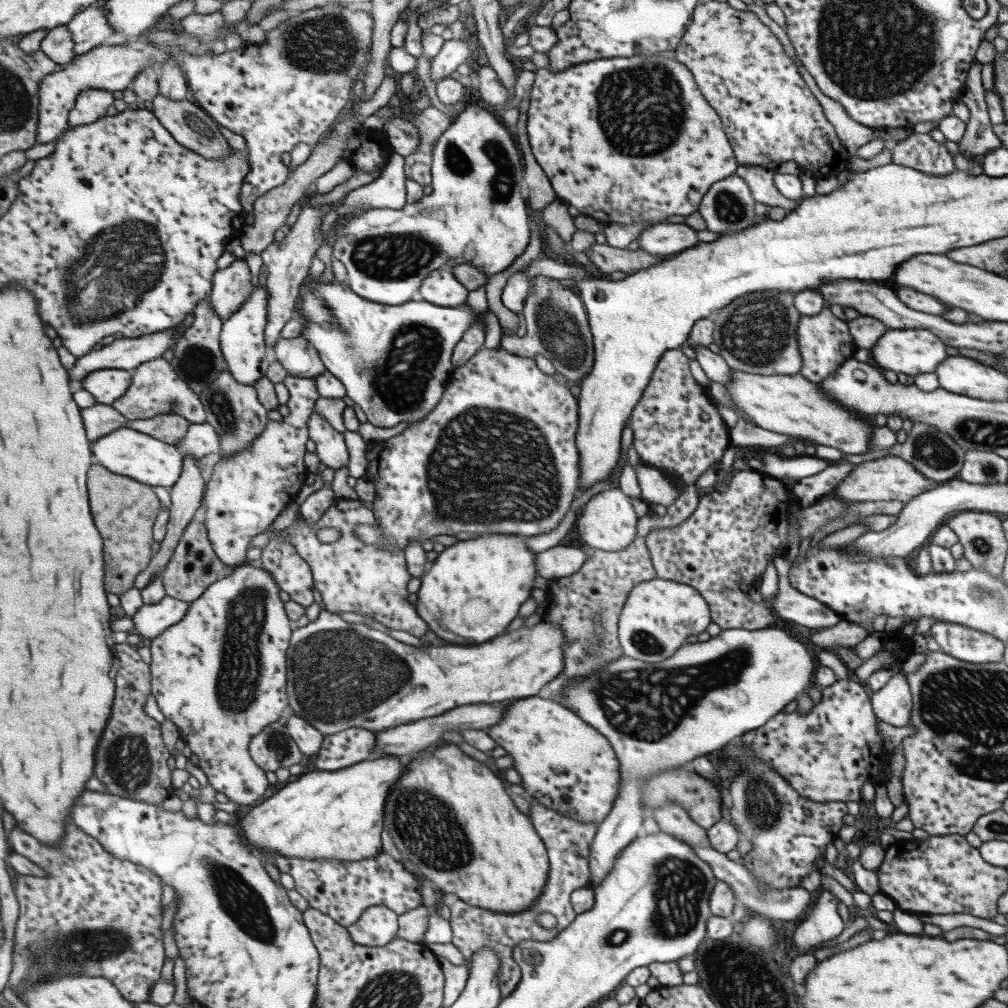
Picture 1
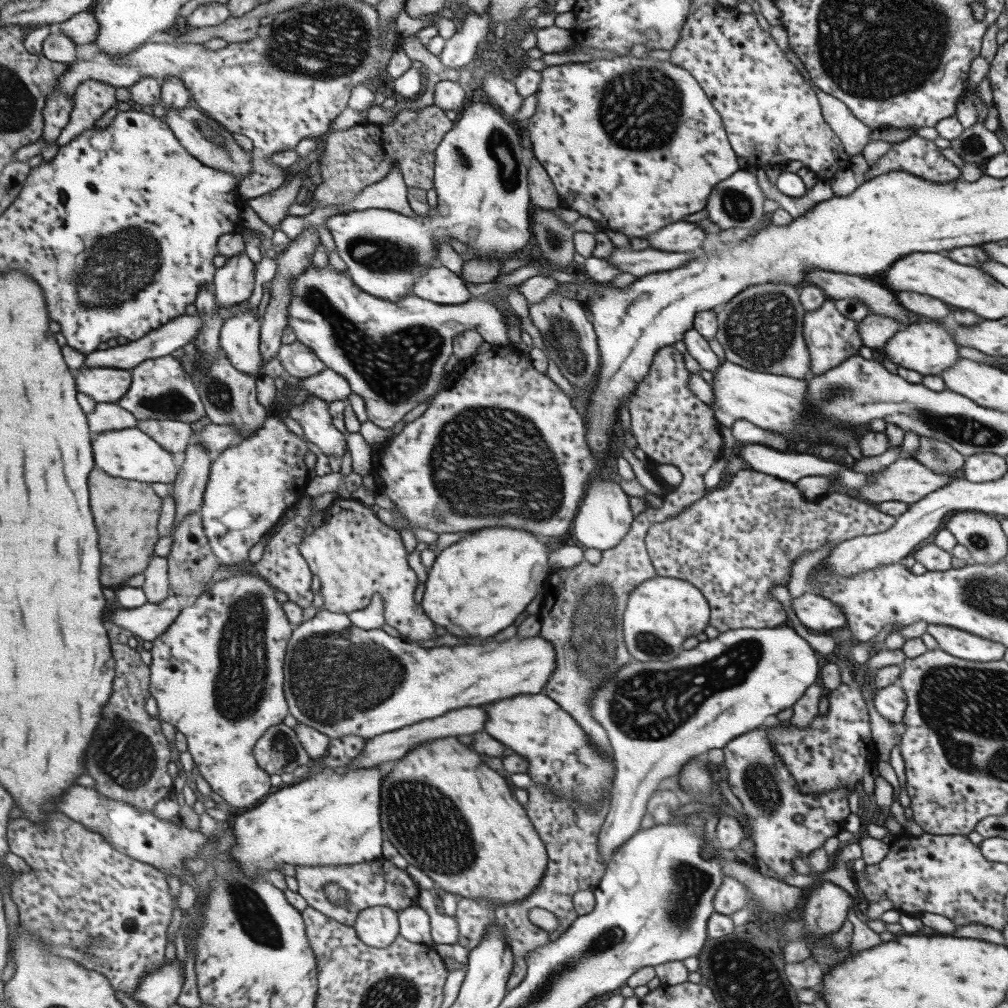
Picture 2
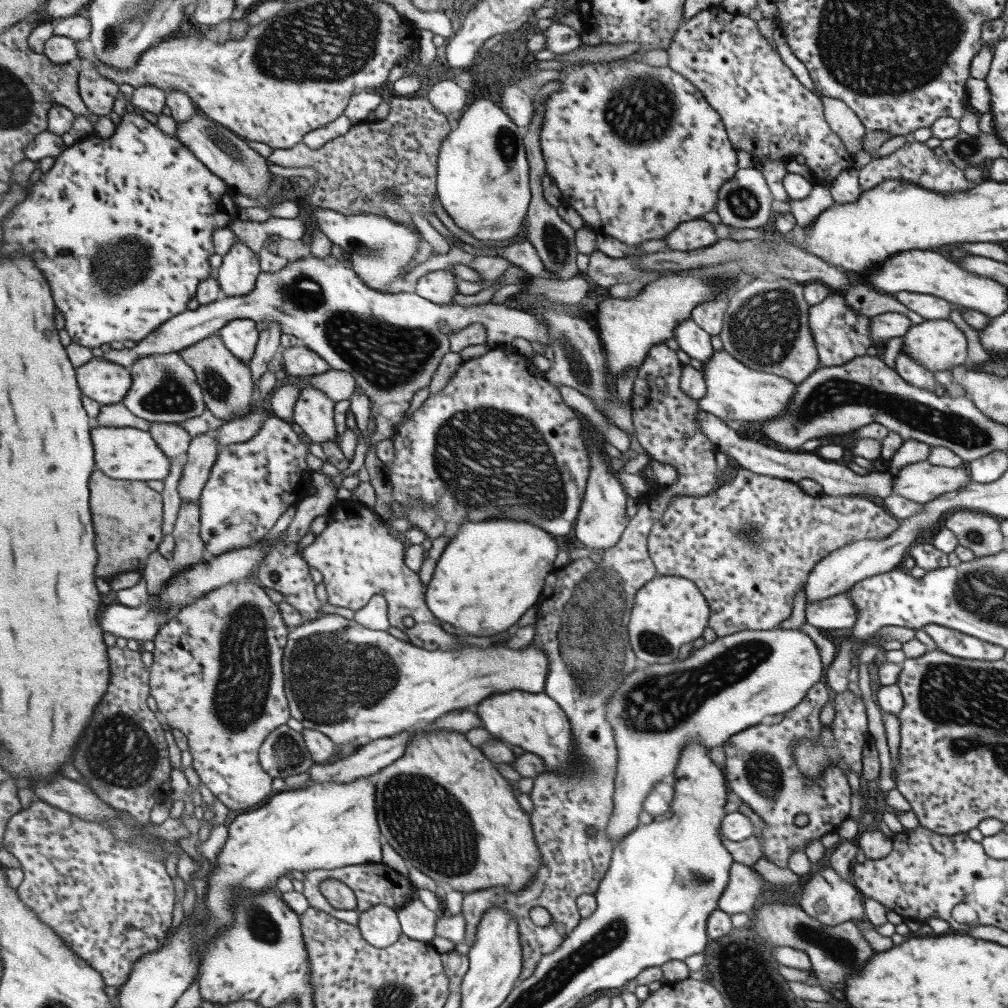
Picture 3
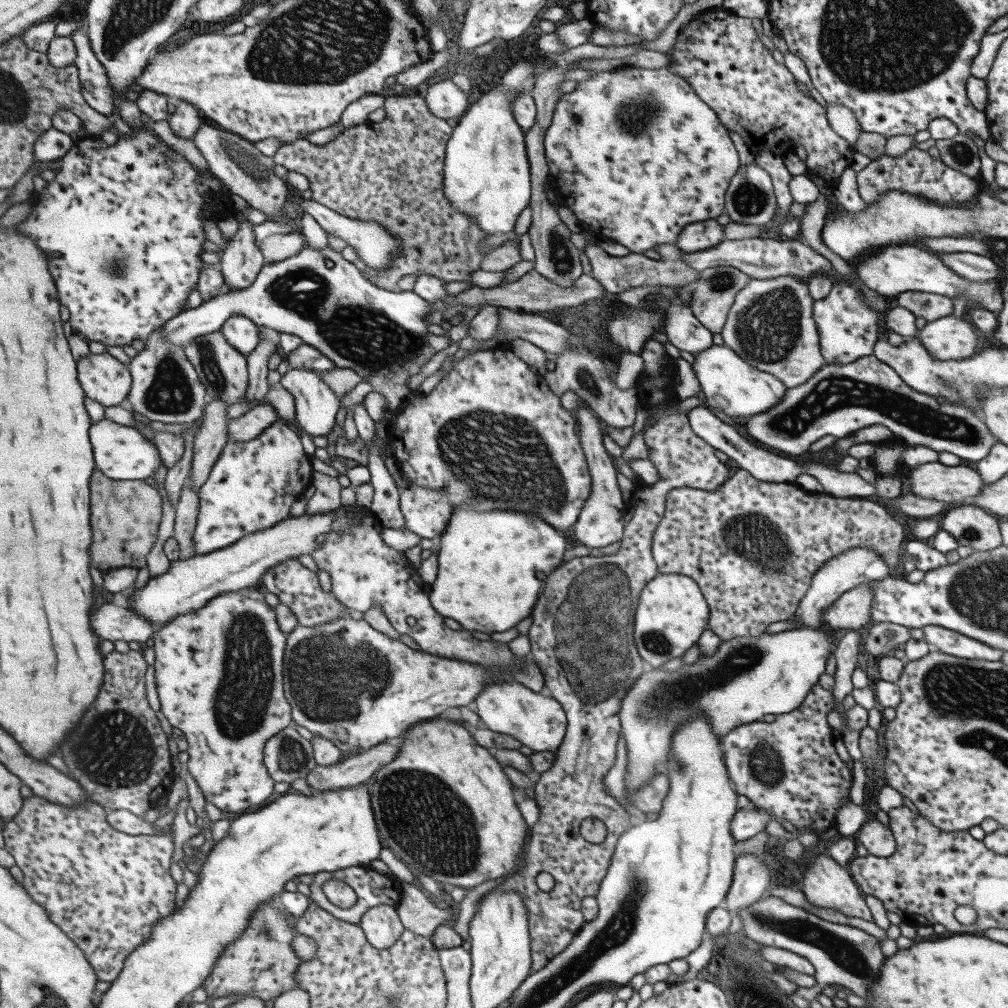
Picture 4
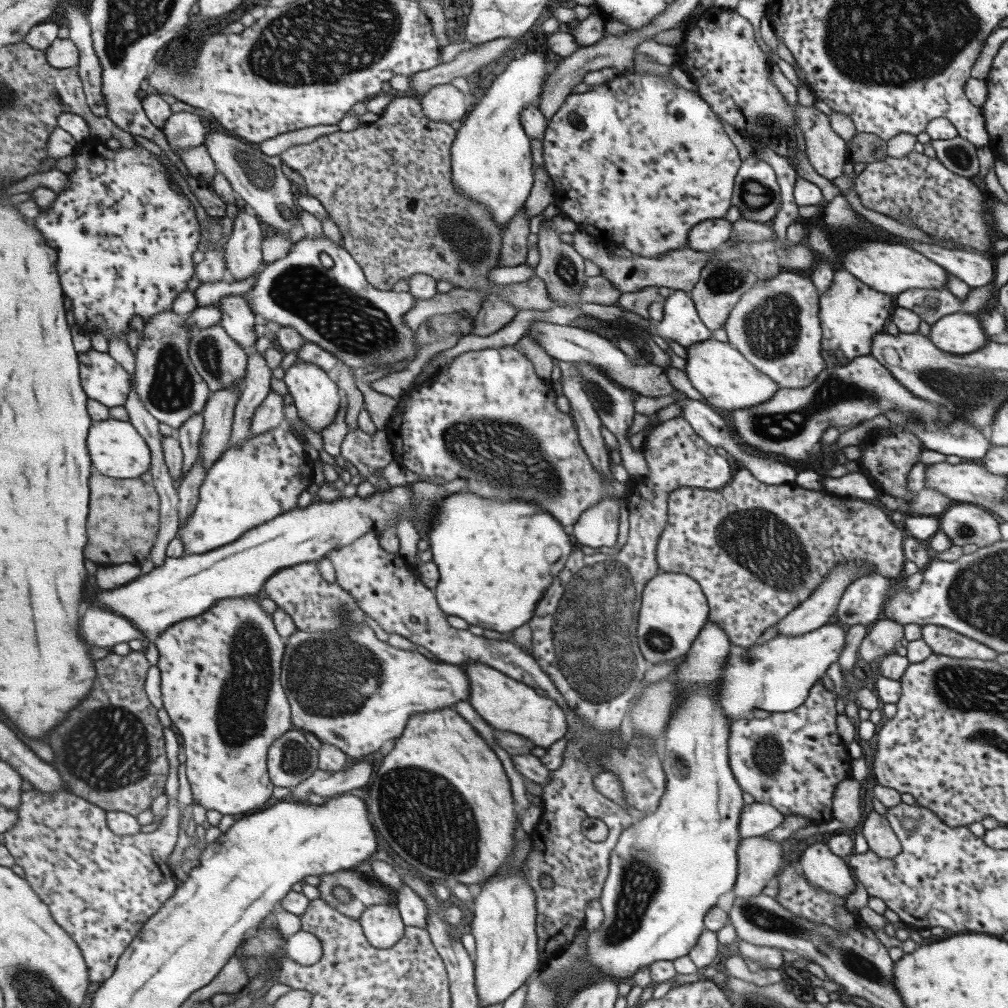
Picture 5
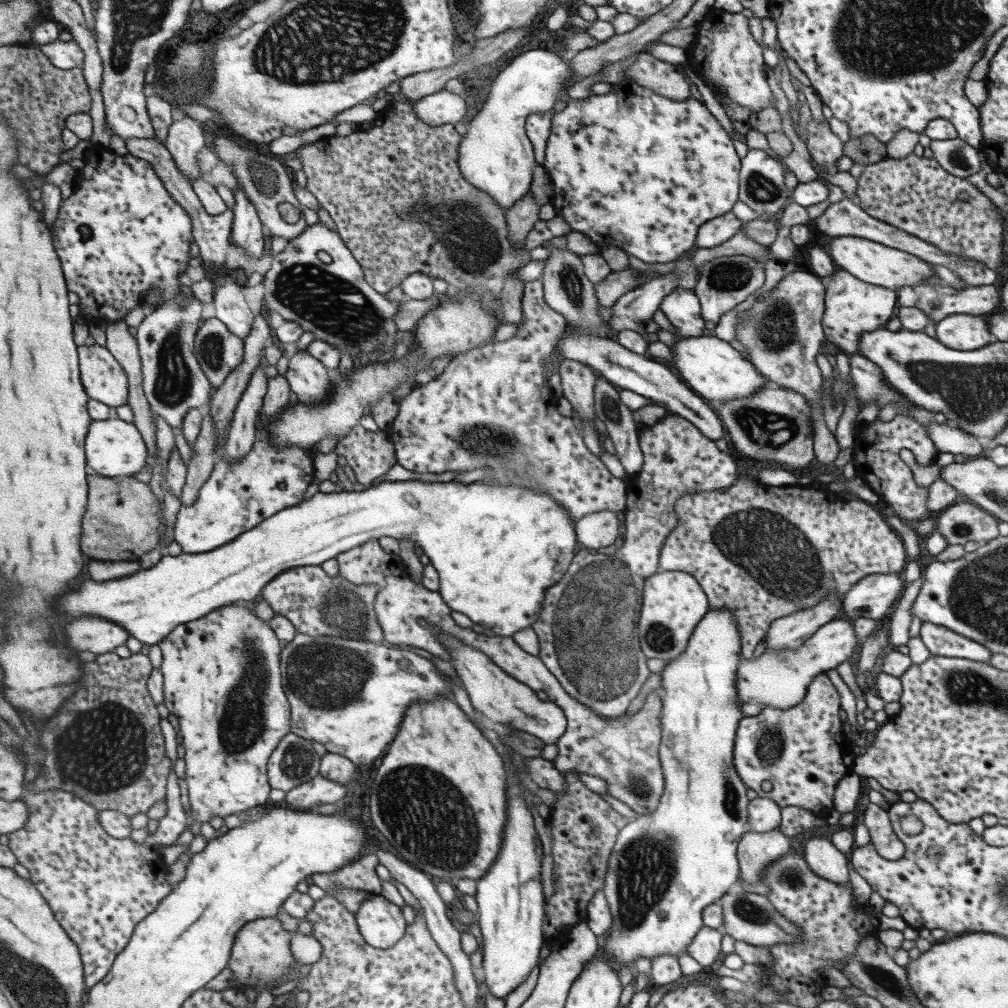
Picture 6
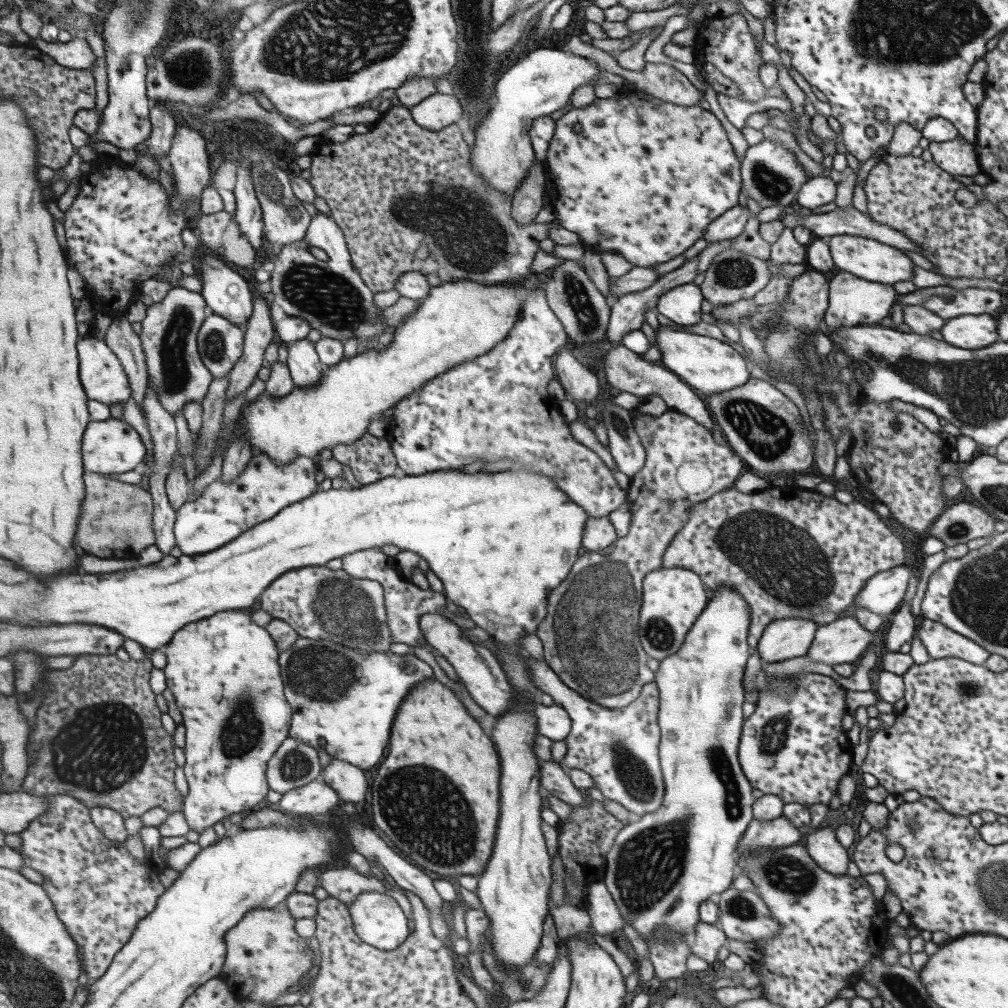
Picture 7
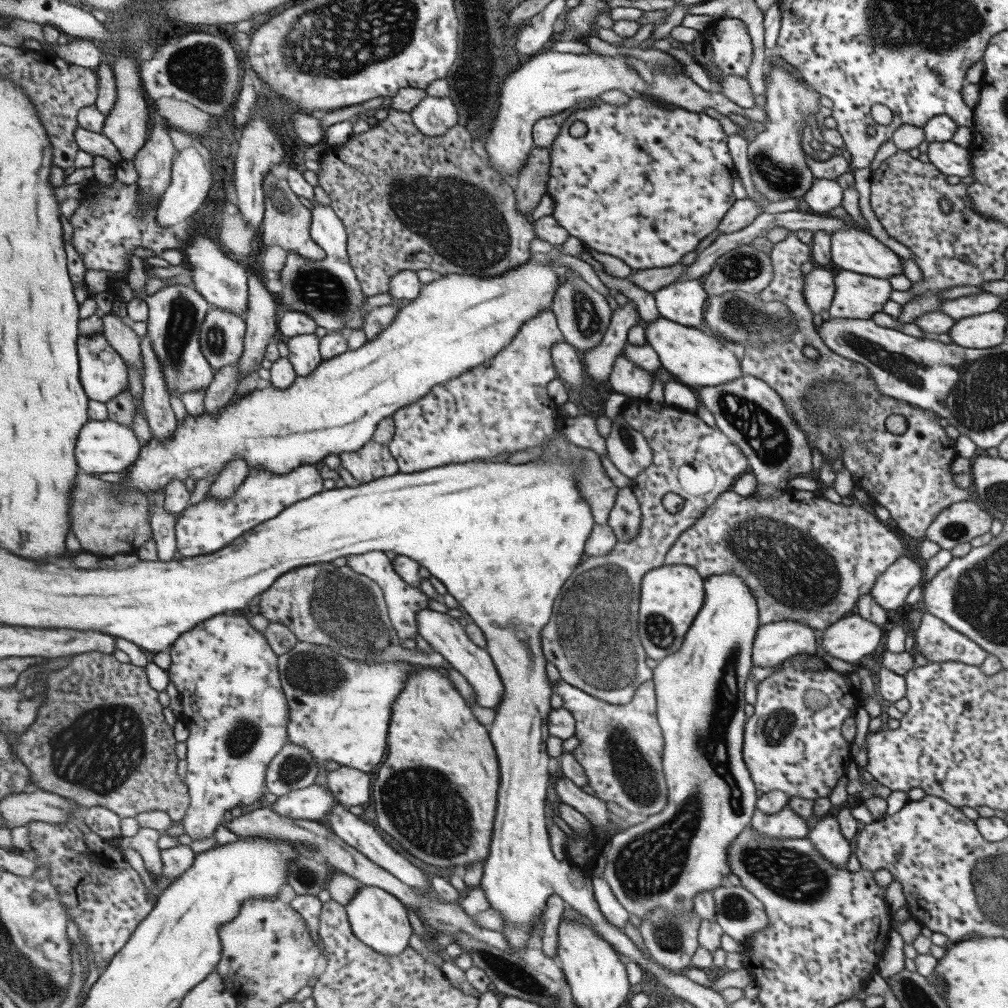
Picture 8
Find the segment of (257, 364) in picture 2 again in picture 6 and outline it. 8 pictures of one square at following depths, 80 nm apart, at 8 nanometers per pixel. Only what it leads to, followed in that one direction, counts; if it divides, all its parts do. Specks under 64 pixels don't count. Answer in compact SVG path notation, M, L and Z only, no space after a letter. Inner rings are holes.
M219 276L214 280L216 284L213 306L216 317L243 340L249 336L255 314L244 293L244 286L237 284L233 276Z

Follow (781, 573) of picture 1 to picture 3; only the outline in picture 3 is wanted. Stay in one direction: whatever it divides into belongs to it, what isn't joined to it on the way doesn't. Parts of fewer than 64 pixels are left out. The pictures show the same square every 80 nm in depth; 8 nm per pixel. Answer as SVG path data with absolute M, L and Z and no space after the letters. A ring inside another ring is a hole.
M845 593L813 603L805 602L804 617L807 624L829 634L839 628L851 628L857 618L857 610Z

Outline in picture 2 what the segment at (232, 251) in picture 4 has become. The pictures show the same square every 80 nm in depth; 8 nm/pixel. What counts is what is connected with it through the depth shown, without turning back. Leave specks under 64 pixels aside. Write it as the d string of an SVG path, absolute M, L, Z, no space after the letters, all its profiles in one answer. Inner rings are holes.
M246 251L227 258L226 263L216 271L214 279L219 305L229 308L251 298L257 276L255 264Z

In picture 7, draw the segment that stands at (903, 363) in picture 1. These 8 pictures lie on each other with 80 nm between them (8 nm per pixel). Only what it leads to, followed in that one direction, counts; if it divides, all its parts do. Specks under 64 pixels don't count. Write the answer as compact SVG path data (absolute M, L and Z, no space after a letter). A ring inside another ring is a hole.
M987 313L961 314L945 321L939 332L943 341L957 348L975 350L998 340L998 320Z

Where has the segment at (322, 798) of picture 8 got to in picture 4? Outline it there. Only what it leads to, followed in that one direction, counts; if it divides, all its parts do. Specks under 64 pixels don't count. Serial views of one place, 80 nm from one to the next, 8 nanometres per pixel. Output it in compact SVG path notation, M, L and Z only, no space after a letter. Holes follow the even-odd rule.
M381 743L367 751L357 753L339 764L317 765L306 778L312 790L337 790L365 784L375 777L375 773L395 760L399 746Z

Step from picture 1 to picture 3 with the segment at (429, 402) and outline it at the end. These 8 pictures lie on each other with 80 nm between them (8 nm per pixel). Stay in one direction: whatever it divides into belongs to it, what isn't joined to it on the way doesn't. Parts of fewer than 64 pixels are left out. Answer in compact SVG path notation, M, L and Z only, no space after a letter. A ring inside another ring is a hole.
M311 254L305 258L288 262L281 270L274 274L263 272L257 279L253 292L238 297L225 297L208 305L200 305L197 309L187 310L180 315L169 319L160 328L153 331L145 340L135 347L120 350L111 349L105 352L102 348L91 348L93 357L105 357L110 361L131 368L132 364L140 358L157 353L181 352L208 336L219 333L231 321L246 319L255 322L278 322L284 333L291 334L305 341L305 346L313 349L321 358L325 359L333 369L352 372L356 377L357 388L371 400L371 416L376 422L376 434L371 436L372 444L379 444L380 440L391 439L397 432L397 426L404 420L405 412L411 406L415 394L429 386L441 358L451 352L451 335L445 334L441 326L463 330L473 323L483 323L488 334L488 344L491 346L510 346L515 338L524 338L532 343L545 344L553 348L550 326L533 313L516 310L502 304L472 305L471 307L459 305L435 304L416 292L400 292L399 294L386 293L371 288L365 281L357 276L351 262L333 258L329 255L319 258Z

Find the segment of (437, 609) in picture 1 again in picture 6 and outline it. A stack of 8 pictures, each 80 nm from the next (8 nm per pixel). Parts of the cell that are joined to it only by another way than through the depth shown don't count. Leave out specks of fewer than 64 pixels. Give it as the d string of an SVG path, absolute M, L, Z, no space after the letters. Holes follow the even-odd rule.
M407 480L407 482L381 482L376 486L366 486L362 492L333 492L331 494L323 494L317 492L308 500L304 500L301 504L287 510L277 513L275 516L264 520L256 528L245 532L239 539L233 540L232 543L225 544L224 547L216 548L211 552L199 554L187 554L181 552L180 555L170 556L165 554L164 557L153 568L141 569L139 572L119 578L119 580L105 580L105 582L97 582L97 580L85 580L81 582L79 588L73 588L71 592L65 594L65 600L59 600L59 612L69 614L69 616L101 616L107 618L111 622L120 624L126 628L133 637L138 639L142 644L146 645L161 645L162 642L181 624L191 622L192 620L199 620L204 616L211 615L219 608L229 607L231 605L247 604L251 605L258 601L264 592L264 588L272 582L276 576L289 569L301 566L319 566L331 558L337 558L342 552L352 550L369 543L369 541L378 541L383 537L391 537L399 542L407 539L423 550L423 553L430 559L432 566L441 574L440 587L441 596L445 602L449 602L451 610L457 610L461 614L467 614L468 618L476 625L483 628L490 629L495 635L512 637L518 632L522 632L526 628L533 627L540 619L541 611L543 611L543 604L545 603L547 590L549 587L555 586L561 582L564 572L568 570L568 566L574 558L575 552L575 530L574 524L565 512L565 508L561 510L561 504L555 502L555 498L551 498L547 492L537 492L537 490L529 490L517 484L461 484L461 482L421 482L421 480Z

